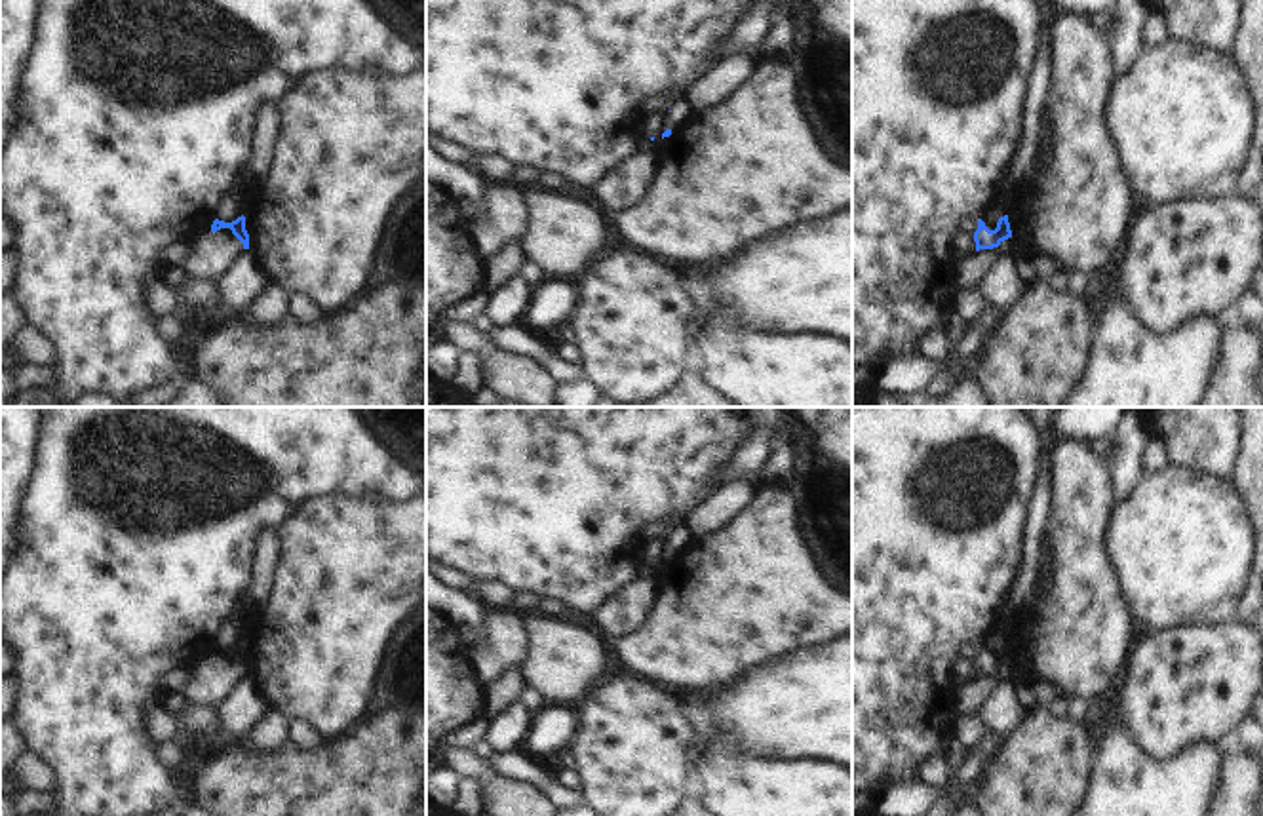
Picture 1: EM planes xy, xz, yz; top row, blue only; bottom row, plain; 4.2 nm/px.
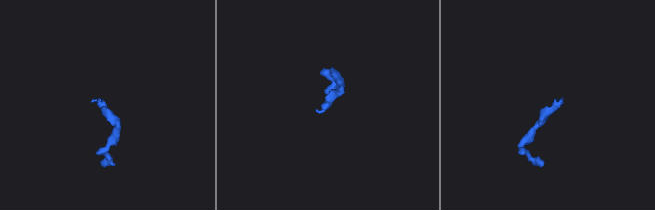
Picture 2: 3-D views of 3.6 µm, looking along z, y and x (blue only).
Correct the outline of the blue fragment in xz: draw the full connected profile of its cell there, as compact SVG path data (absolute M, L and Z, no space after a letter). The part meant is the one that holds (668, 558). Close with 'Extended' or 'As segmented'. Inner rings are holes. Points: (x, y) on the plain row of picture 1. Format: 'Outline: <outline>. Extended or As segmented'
Outline: M658 536L654 540L645 542L643 546L643 565L656 574L664 563L671 561L671 552L675 550L677 540L671 536Z. Extended.

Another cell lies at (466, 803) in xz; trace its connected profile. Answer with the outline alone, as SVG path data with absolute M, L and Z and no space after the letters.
M460 778L457 799L449 808L457 816L479 816L481 814L481 782L474 778Z

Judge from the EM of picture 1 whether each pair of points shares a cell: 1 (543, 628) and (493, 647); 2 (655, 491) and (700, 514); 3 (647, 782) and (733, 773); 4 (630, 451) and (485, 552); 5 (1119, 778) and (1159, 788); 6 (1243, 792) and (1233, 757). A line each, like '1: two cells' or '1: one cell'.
1: two cells
2: two cells
3: two cells
4: one cell
5: one cell
6: one cell

